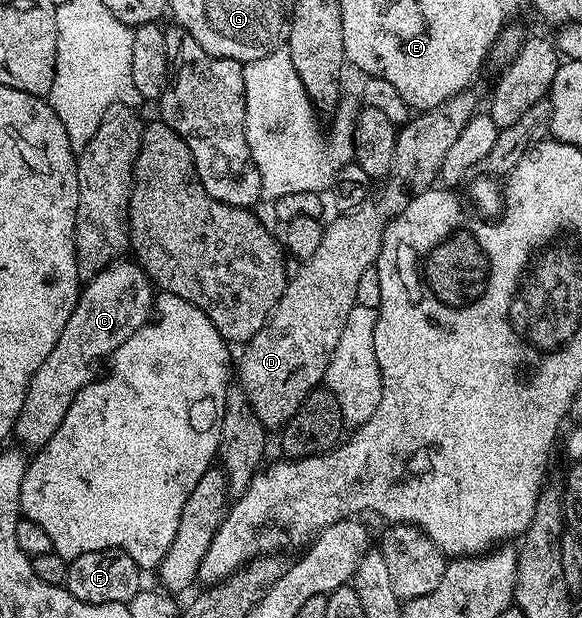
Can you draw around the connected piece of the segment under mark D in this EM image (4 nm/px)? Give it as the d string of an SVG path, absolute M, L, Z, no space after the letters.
M467 89L456 93L452 97L448 97L448 101L444 101L440 105L436 105L432 109L415 114L410 122L405 124L398 131L398 140L396 141L396 153L392 157L392 169L387 173L385 179L381 180L371 190L368 197L364 197L364 201L360 201L360 205L351 211L343 211L335 214L335 219L331 223L327 222L322 228L322 236L320 237L320 245L316 248L316 253L312 253L312 257L308 257L301 264L302 267L298 272L289 276L284 293L280 297L280 301L274 307L274 312L270 314L270 319L267 323L258 330L253 337L248 340L241 348L242 360L237 360L236 363L236 379L240 384L242 391L248 397L248 401L252 405L252 409L256 413L256 417L262 422L263 427L267 429L281 429L285 427L286 422L293 417L296 409L300 409L300 405L304 401L304 397L308 397L308 393L314 390L325 380L326 370L330 364L332 353L336 349L336 345L340 345L340 333L344 333L344 325L348 321L348 313L352 313L352 309L356 305L356 285L360 285L360 277L369 267L375 266L378 261L378 254L382 248L382 238L384 237L384 229L388 229L388 225L395 219L412 200L425 191L431 190L439 182L438 174L440 173L440 165L444 165L444 157L448 154L448 149L456 141L456 137L460 137L460 132L463 131L464 125L468 125L468 121L479 110L478 95L474 89Z

